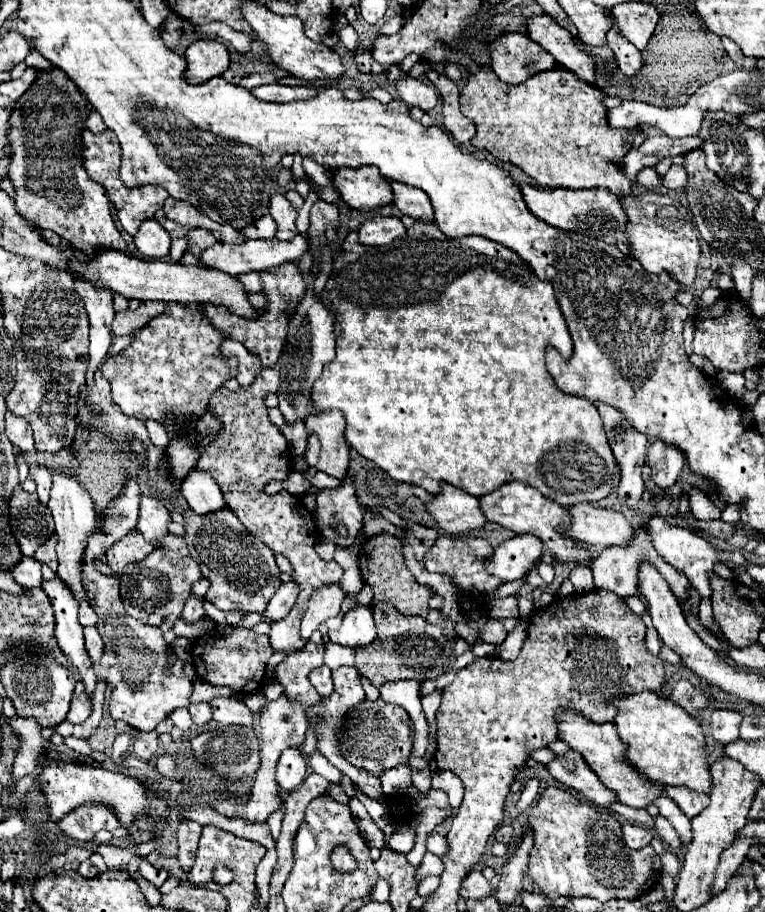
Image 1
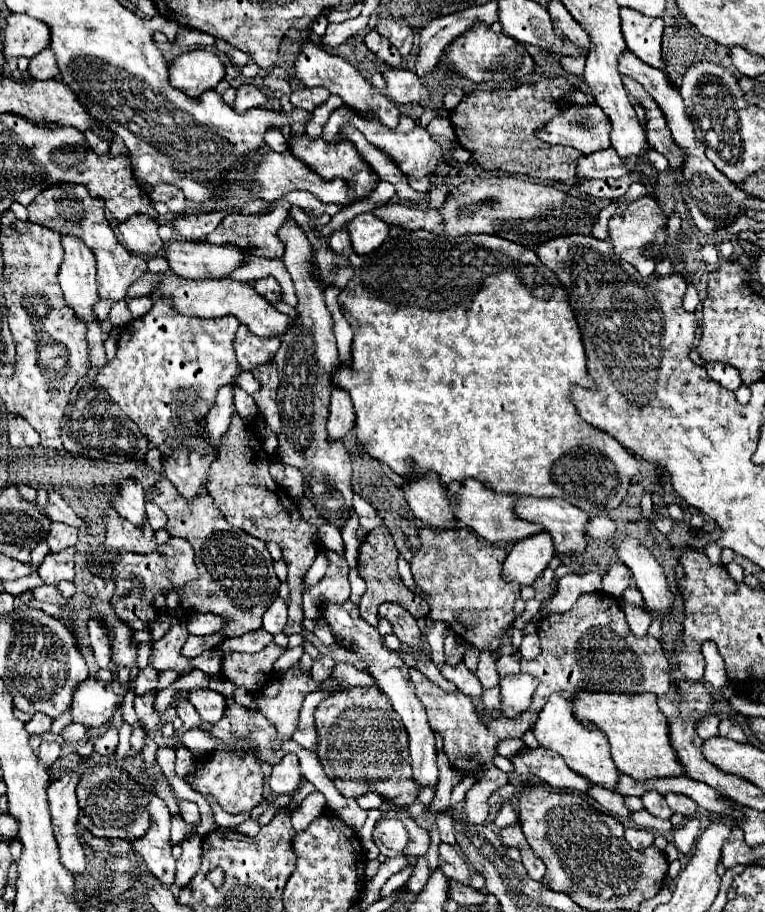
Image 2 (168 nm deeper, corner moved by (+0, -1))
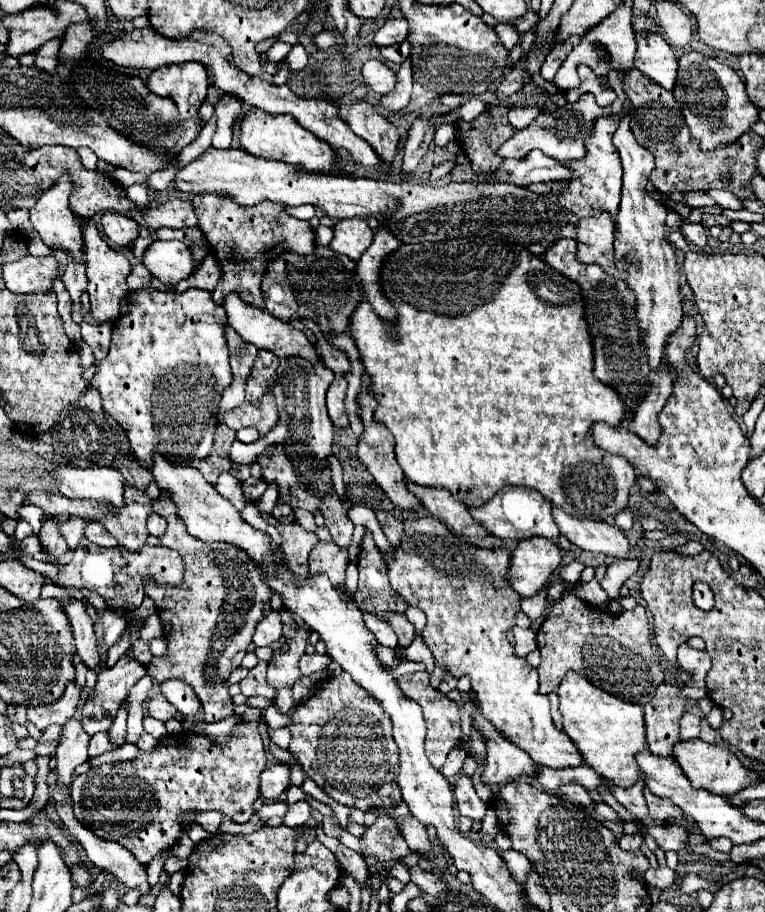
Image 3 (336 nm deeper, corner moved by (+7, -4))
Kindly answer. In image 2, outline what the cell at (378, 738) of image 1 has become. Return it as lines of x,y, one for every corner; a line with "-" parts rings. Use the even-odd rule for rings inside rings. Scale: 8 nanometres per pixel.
349,687
323,699
315,709
315,727
315,753
325,775
343,797
357,799
373,791
399,809
417,801
419,791
413,787
413,779
409,779
405,727
401,727
401,719
397,719
389,699
377,687

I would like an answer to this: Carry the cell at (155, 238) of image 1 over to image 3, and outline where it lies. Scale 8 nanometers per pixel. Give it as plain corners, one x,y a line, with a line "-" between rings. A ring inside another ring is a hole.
106,212
102,218
100,218
100,224
102,224
102,232
106,234
106,238
120,246
120,248
126,248
130,246
136,238
138,238
138,230
140,226
124,216
124,214
116,214
116,212

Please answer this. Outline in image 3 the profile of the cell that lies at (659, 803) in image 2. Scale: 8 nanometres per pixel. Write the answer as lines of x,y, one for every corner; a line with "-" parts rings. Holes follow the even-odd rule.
636,782
630,788
614,786
612,794
622,806
626,806
630,810
630,814
634,818
642,820
642,818
648,816
648,806
646,806
646,798
644,798
644,782

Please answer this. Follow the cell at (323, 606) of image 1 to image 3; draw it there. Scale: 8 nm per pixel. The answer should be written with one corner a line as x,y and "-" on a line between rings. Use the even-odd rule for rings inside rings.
318,542
310,552
310,574
326,574
334,586
344,584
344,570
348,566
348,550
334,542

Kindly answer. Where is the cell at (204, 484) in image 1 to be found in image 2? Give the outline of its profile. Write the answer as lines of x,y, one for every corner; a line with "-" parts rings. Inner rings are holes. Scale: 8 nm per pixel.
153,293
151,311
121,327
117,355
99,369
95,383
103,385
125,415
137,423
149,447
161,451
163,475
181,495
195,499
205,493
208,471
218,455
211,444
205,443
205,417
219,387
239,373
233,351
239,321
233,315
219,319
187,317
173,311
173,305
161,297
161,293

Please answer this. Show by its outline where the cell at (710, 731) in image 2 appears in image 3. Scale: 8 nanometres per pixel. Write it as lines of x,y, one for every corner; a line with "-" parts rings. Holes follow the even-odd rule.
684,714
680,718
680,738
682,740
692,740
700,736
700,716
696,714

